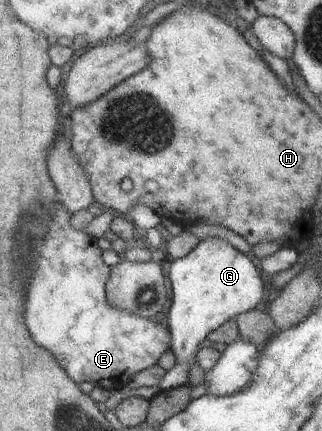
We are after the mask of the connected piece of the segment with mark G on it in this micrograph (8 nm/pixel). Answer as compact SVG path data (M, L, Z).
M218 237L200 240L197 246L185 257L172 260L170 272L168 272L170 286L172 286L172 303L166 315L165 323L171 340L170 350L174 352L176 361L172 368L166 371L158 385L162 390L167 391L188 385L188 370L190 370L192 364L197 362L198 346L207 339L208 334L240 313L247 313L256 308L256 304L264 296L264 282L260 277L260 272L258 265L254 264L247 254L238 251Z

